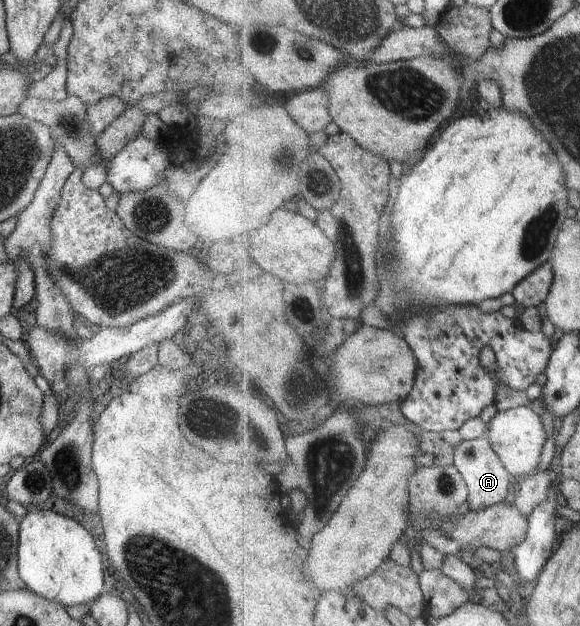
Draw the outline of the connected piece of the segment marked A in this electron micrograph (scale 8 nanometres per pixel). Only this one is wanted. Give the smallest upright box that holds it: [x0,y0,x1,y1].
[453,437,515,510]

